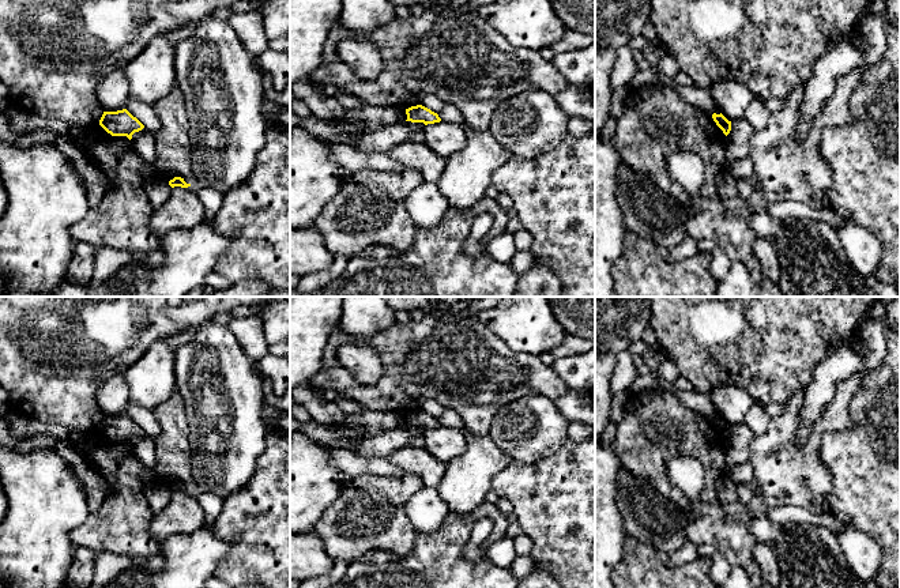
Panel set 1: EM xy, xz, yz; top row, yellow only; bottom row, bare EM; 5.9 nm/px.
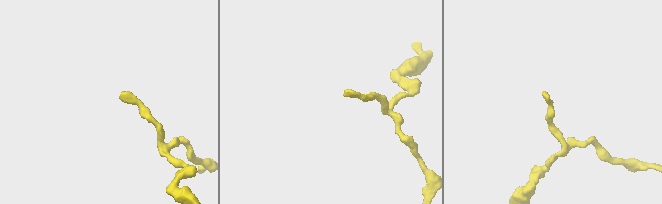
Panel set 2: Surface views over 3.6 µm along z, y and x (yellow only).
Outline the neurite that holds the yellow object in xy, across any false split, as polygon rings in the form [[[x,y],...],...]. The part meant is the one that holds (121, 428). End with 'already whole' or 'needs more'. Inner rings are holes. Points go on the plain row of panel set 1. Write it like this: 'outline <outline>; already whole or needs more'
outline [[[127,414],[103,416],[99,430],[112,441],[127,441],[129,445],[135,437],[144,433],[144,430]]]; already whole

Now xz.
outline [[[417,410],[406,414],[406,419],[407,419],[406,426],[423,427],[425,430],[441,426],[437,418],[432,416],[430,414],[422,410]]]; already whole

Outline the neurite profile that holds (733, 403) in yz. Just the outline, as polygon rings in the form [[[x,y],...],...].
[[[731,384],[716,385],[711,393],[711,400],[728,426],[745,423],[746,414],[756,403],[746,389]]]

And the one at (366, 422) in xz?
[[[364,407],[354,414],[346,414],[346,423],[343,426],[351,429],[361,437],[373,436],[383,431],[391,431],[407,425],[406,414],[376,411]]]

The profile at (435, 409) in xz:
[[[426,399],[421,407],[422,411],[430,414],[434,418],[443,416],[445,407],[433,399]]]

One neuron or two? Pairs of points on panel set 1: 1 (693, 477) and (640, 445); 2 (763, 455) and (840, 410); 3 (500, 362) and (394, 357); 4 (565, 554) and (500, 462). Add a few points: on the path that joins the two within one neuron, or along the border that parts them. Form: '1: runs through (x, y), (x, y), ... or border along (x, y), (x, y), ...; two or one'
1: border along (673, 451), (666, 460), (666, 475), (678, 489); two
2: runs through (783, 455), (799, 455), (820, 430); one
3: runs through (473, 365), (418, 366); one
4: border along (513, 462), (492, 481), (490, 489); two

